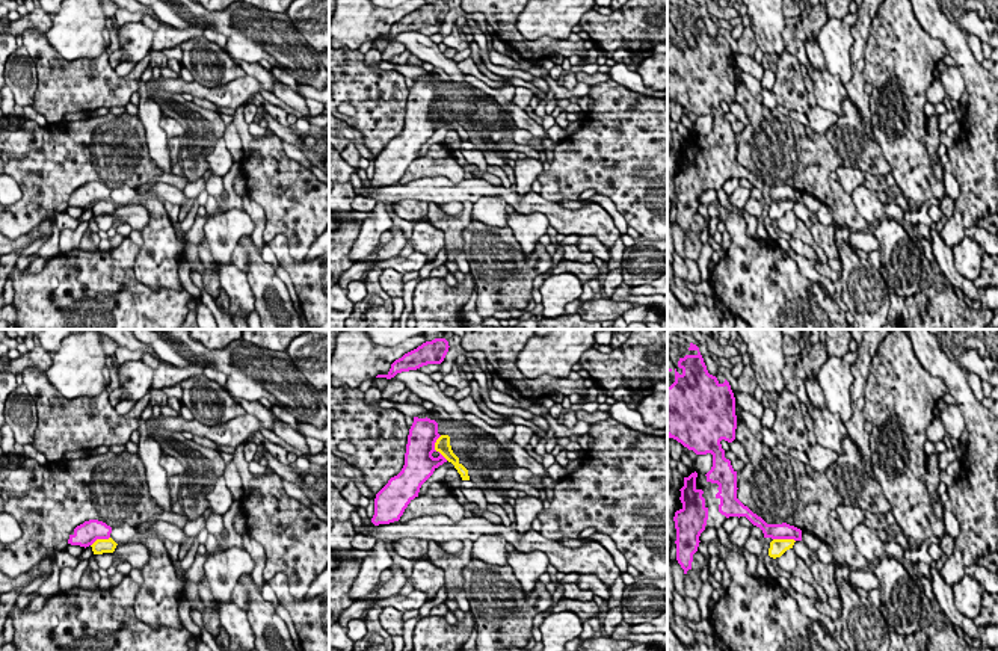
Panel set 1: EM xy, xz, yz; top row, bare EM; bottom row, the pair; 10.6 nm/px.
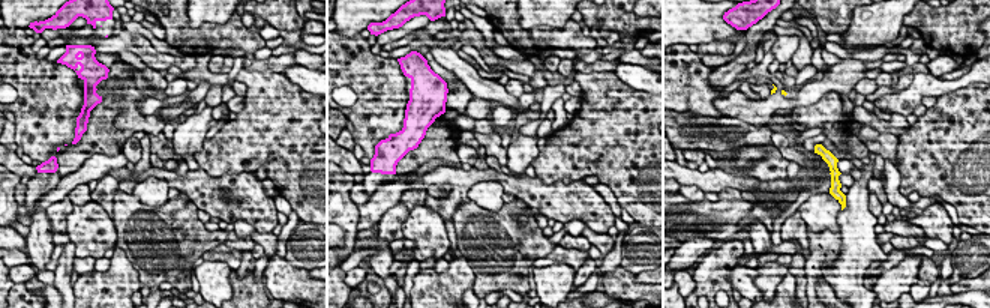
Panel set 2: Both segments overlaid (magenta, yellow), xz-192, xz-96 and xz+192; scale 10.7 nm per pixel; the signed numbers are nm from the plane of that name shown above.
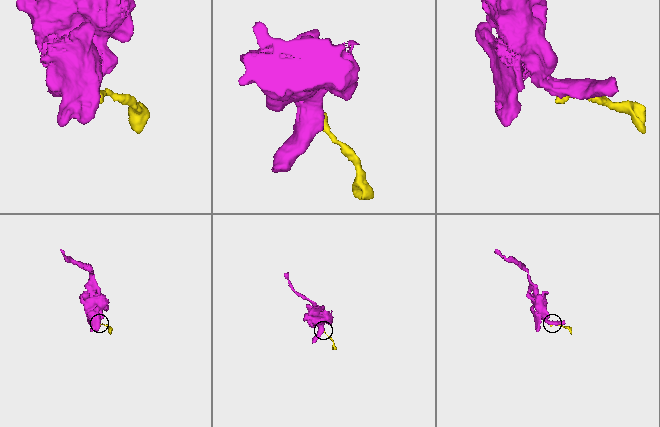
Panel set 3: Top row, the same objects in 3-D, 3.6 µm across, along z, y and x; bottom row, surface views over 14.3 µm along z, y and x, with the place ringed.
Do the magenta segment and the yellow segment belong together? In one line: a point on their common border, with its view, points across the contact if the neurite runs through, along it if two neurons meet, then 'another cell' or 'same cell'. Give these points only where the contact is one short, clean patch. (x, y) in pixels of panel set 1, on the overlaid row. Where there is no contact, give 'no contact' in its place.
meets magenta in xz at (434, 449); border along xz (440, 435), (435, 449), (447, 459); another cell

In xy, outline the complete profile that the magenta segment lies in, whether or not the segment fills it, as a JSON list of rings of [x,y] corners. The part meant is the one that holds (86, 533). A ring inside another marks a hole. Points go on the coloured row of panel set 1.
[[[89,520],[74,529],[74,533],[69,535],[68,544],[89,547],[97,539],[109,539],[112,527],[98,520]]]

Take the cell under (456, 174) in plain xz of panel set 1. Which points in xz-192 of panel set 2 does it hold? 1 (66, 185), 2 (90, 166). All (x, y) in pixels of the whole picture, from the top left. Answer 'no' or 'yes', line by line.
1: no
2: no

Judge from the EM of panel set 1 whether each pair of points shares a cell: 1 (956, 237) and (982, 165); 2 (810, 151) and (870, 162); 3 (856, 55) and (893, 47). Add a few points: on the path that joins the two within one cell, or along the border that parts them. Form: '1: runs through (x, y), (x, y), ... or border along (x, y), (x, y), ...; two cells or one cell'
1: runs through (964, 219), (973, 203), (973, 183); one cell
2: runs through (825, 156), (855, 156); one cell
3: border along (873, 18), (868, 27), (864, 56), (865, 82); two cells

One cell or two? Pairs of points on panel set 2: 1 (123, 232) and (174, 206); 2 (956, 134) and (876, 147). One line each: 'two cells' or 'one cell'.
1: one cell
2: two cells

